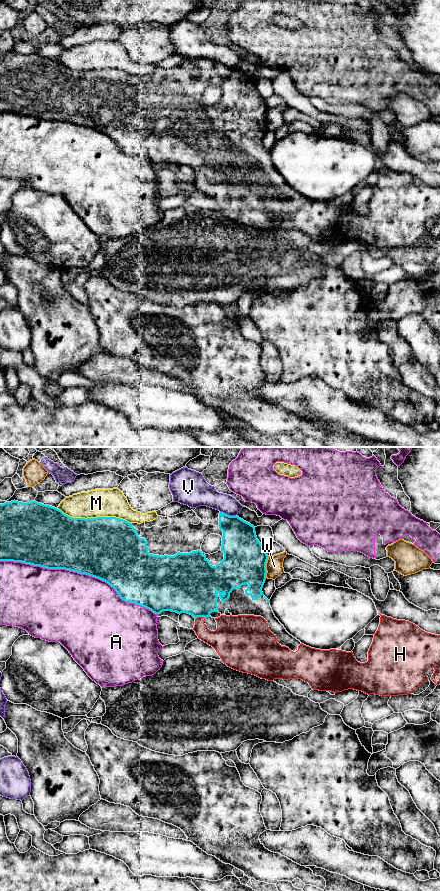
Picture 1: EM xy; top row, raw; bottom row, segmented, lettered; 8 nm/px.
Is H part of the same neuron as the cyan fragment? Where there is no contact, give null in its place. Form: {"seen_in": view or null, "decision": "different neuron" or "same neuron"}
{"seen_in": "xy", "decision": "same neuron"}

